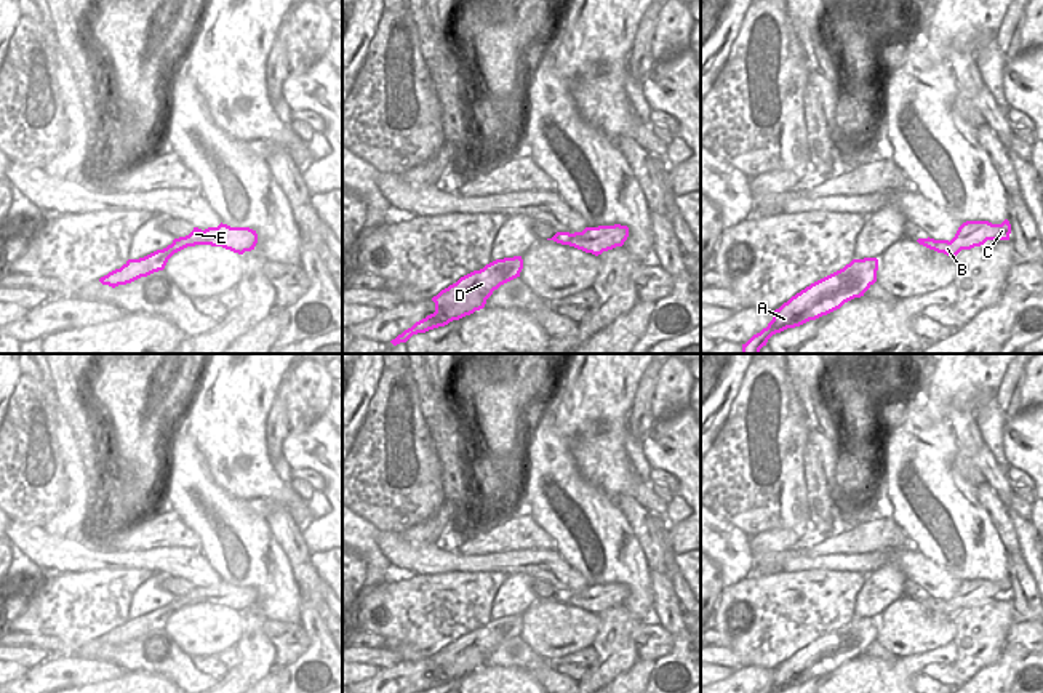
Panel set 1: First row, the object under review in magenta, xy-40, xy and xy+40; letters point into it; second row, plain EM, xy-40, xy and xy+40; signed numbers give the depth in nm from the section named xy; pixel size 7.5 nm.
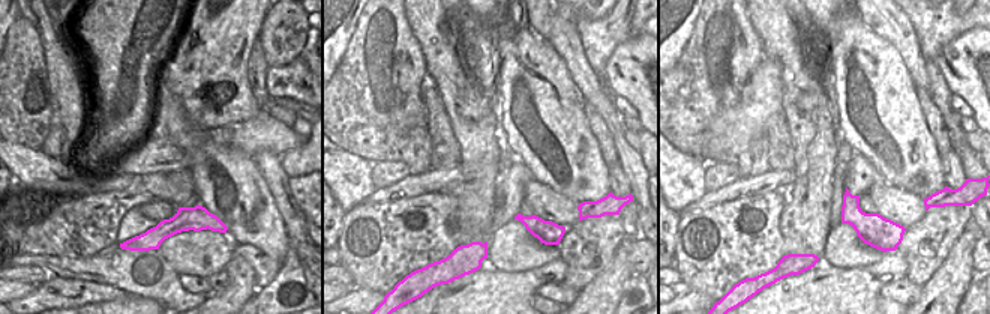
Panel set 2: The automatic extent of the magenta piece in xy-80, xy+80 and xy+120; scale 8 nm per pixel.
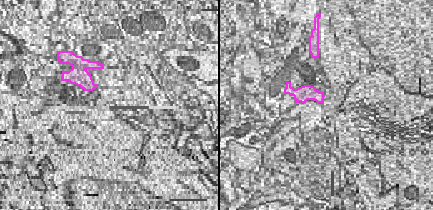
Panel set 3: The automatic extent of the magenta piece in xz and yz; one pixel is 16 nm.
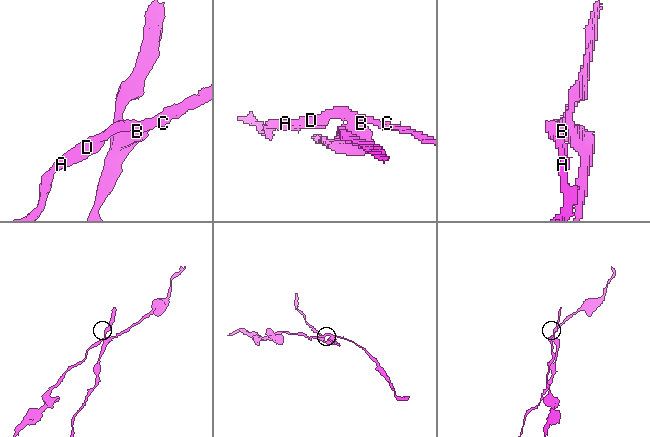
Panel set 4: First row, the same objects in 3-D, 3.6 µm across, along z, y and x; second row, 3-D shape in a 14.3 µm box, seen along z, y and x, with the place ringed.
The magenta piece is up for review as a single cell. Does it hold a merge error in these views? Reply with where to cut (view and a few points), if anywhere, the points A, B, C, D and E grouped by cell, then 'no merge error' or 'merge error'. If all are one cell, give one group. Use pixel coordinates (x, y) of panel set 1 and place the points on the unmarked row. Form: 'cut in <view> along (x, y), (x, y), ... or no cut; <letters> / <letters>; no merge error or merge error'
cut in xy along (573, 602), (595, 599), (603, 608); A C D E / B; merge error

